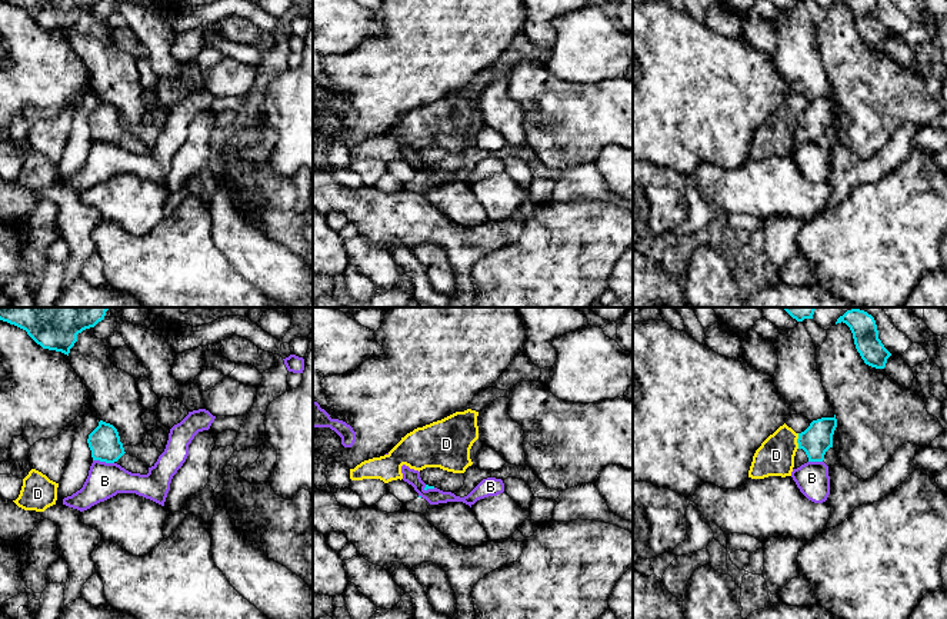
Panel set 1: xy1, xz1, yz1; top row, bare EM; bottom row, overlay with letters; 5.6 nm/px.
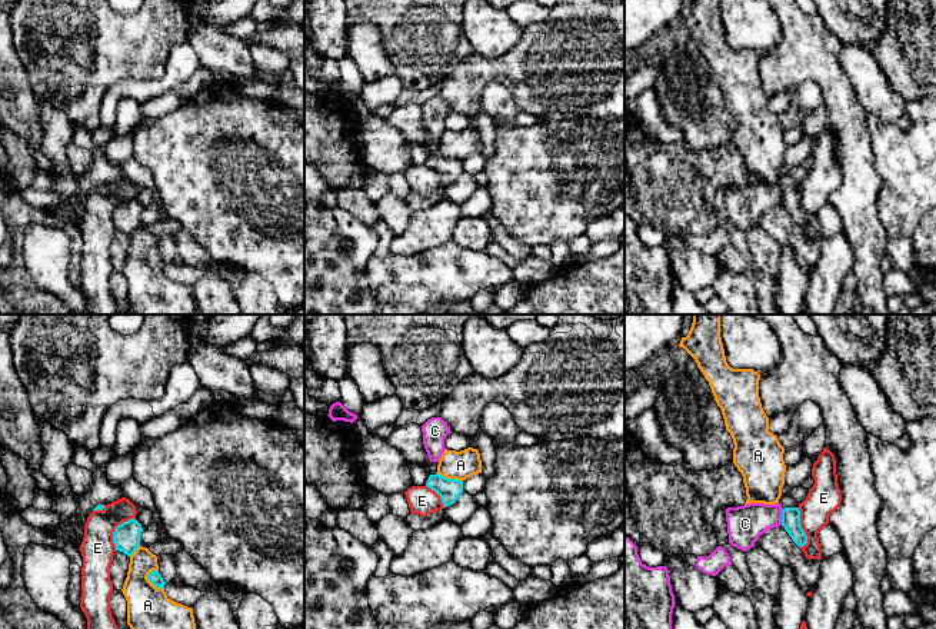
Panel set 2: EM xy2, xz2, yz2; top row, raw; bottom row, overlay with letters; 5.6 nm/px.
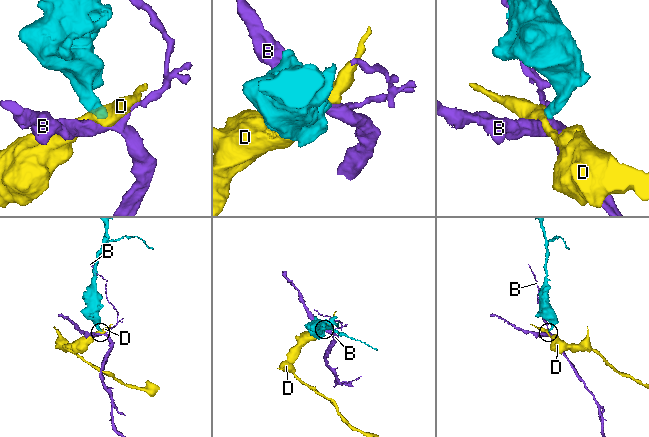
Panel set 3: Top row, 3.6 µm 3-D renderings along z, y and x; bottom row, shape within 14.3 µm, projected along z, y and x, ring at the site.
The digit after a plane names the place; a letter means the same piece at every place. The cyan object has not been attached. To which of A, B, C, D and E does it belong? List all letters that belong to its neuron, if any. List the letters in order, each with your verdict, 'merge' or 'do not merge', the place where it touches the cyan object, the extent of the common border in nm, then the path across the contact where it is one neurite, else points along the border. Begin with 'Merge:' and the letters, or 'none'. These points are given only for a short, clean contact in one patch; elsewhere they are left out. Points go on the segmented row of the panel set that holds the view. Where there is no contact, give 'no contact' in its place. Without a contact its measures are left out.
Merge: none
A: do not merge; contact xy2 (152, 582); length 130 nm
B: do not merge; contact xy1 (103, 461); length 120 nm; border xy1 (93, 459), (113, 463)
C: do not merge; contact yz2 (782, 516); length 90 nm; border yz2 (783, 509), (780, 523)
D: do not merge; contact yz1 (797, 441); length 90 nm; border yz1 (799, 433), (797, 448)
E: do not merge; contact xy2 (115, 529); length 220 nm; border xy2 (135, 518), (122, 522), (115, 529), (115, 549)

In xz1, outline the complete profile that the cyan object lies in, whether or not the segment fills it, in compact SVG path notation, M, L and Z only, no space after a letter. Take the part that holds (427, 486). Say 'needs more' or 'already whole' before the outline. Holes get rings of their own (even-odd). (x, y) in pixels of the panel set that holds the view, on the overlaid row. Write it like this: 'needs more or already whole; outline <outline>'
needs more; outline M426 467L420 470L420 477L426 483L427 489L440 489L443 492L456 492L464 485L464 473L453 473L440 467Z

